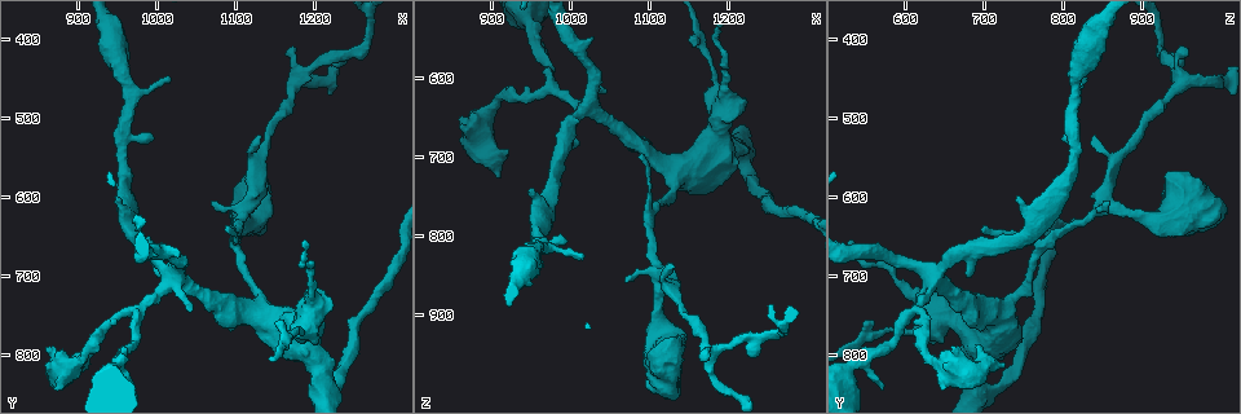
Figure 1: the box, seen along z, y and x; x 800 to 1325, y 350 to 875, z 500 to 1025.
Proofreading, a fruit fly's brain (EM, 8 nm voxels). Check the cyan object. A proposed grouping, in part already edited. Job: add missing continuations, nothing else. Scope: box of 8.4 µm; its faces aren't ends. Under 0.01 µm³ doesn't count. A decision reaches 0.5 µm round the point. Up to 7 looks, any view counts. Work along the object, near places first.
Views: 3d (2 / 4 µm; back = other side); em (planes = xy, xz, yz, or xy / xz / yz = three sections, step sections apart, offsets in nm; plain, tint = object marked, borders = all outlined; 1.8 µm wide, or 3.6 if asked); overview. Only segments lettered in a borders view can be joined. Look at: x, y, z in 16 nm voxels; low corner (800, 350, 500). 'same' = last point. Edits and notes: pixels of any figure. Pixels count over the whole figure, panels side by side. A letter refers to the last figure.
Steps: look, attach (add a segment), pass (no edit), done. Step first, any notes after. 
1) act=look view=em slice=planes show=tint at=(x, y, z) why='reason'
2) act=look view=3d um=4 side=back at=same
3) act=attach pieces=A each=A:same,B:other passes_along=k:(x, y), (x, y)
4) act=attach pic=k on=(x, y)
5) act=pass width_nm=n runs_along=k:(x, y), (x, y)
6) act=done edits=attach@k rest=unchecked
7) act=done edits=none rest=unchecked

act=look view=em slice=planes show=tint at=(1000, 705, 675) why='free end'

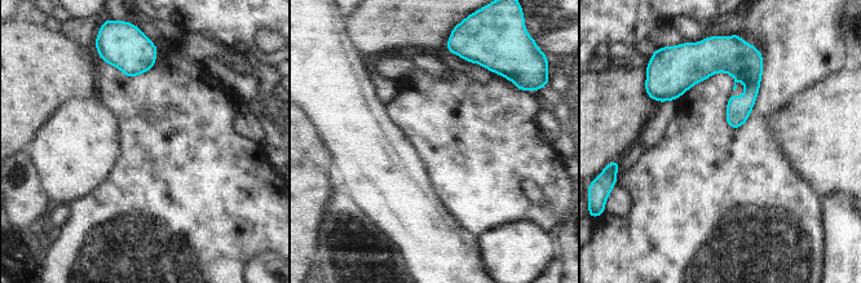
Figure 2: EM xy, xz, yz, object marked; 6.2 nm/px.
act=look view=em slice=planes show=borders at=same

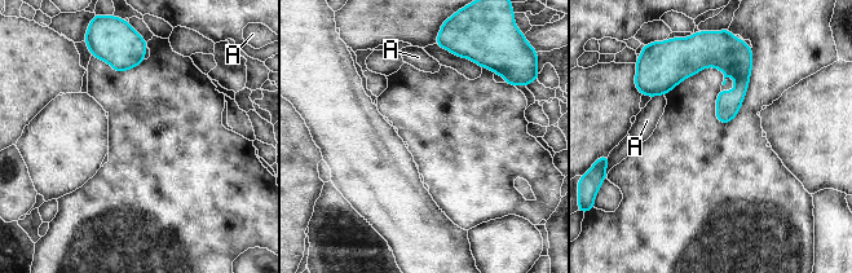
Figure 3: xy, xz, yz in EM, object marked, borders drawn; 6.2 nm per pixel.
act=pass longest_contact=A:80nm each=A:other found='none of them fits'

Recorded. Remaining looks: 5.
act=look view=em um=3.6 slice=planes show=borders at=(925, 790, 685) why='stops while still wide'

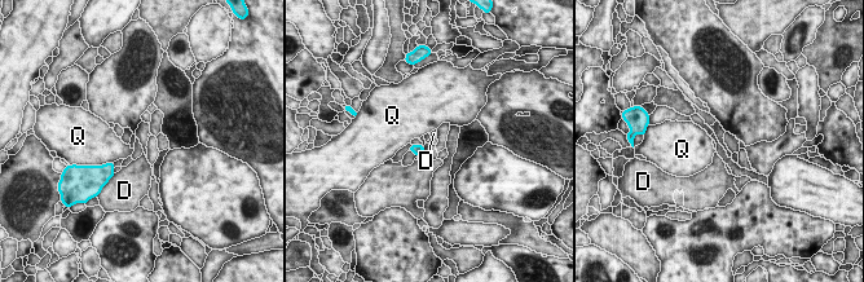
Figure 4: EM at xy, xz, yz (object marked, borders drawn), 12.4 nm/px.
act=pass longest_contact=Q:150nm each=D:other,Q:other border=4:(113, 161), (102, 164) found='none of them fits'

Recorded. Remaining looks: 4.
act=look view=em slice=xy step=16 show=borders at=(1100, 665, 775) why='branch point'

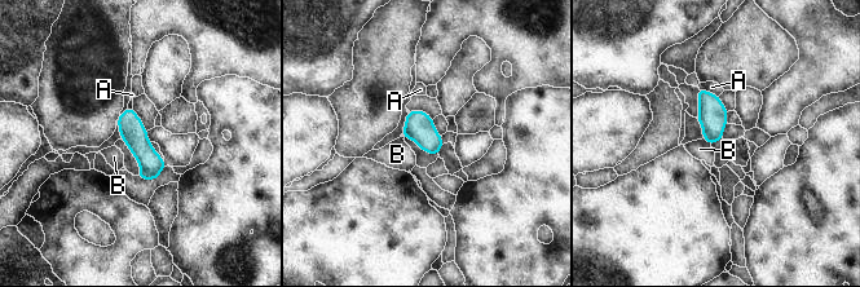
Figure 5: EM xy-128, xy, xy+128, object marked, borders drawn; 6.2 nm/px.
act=pass width_nm=130 each=A:other,B:other found='none of them fits'

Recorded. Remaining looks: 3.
act=done edits=none rest=unchecked

